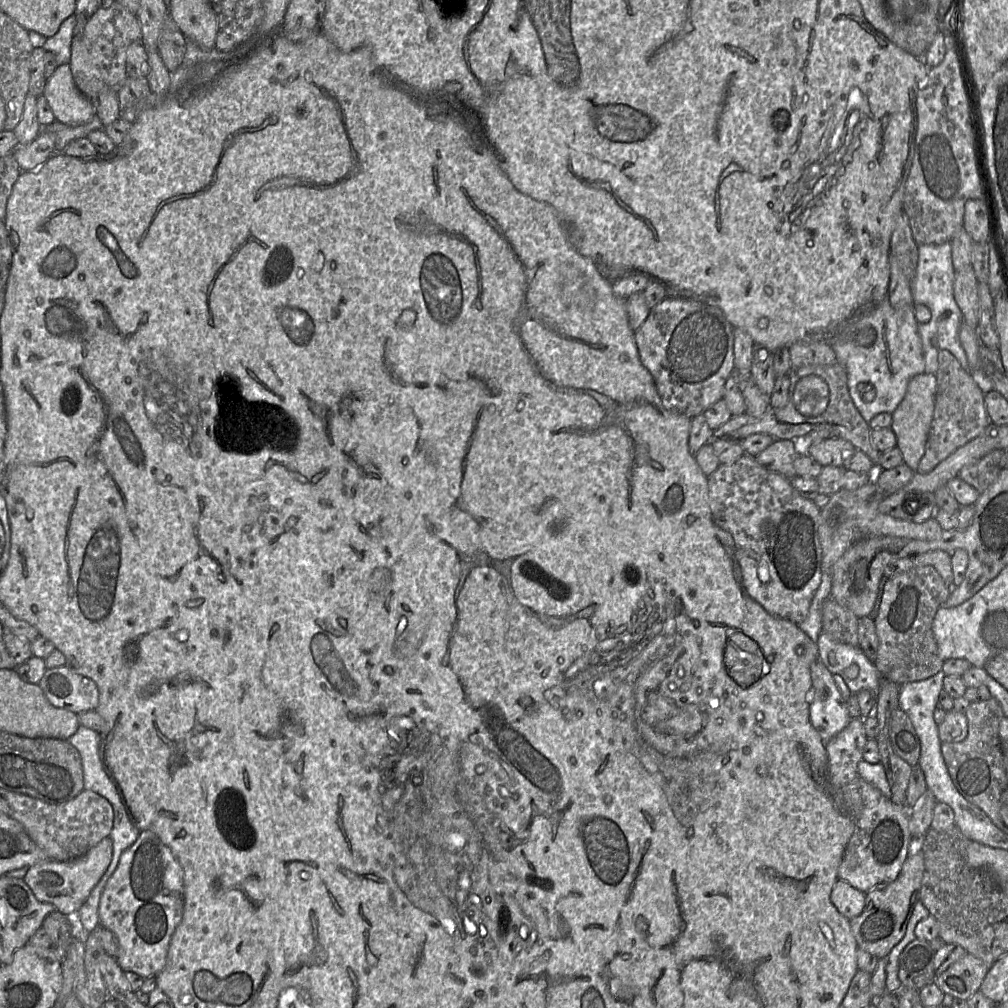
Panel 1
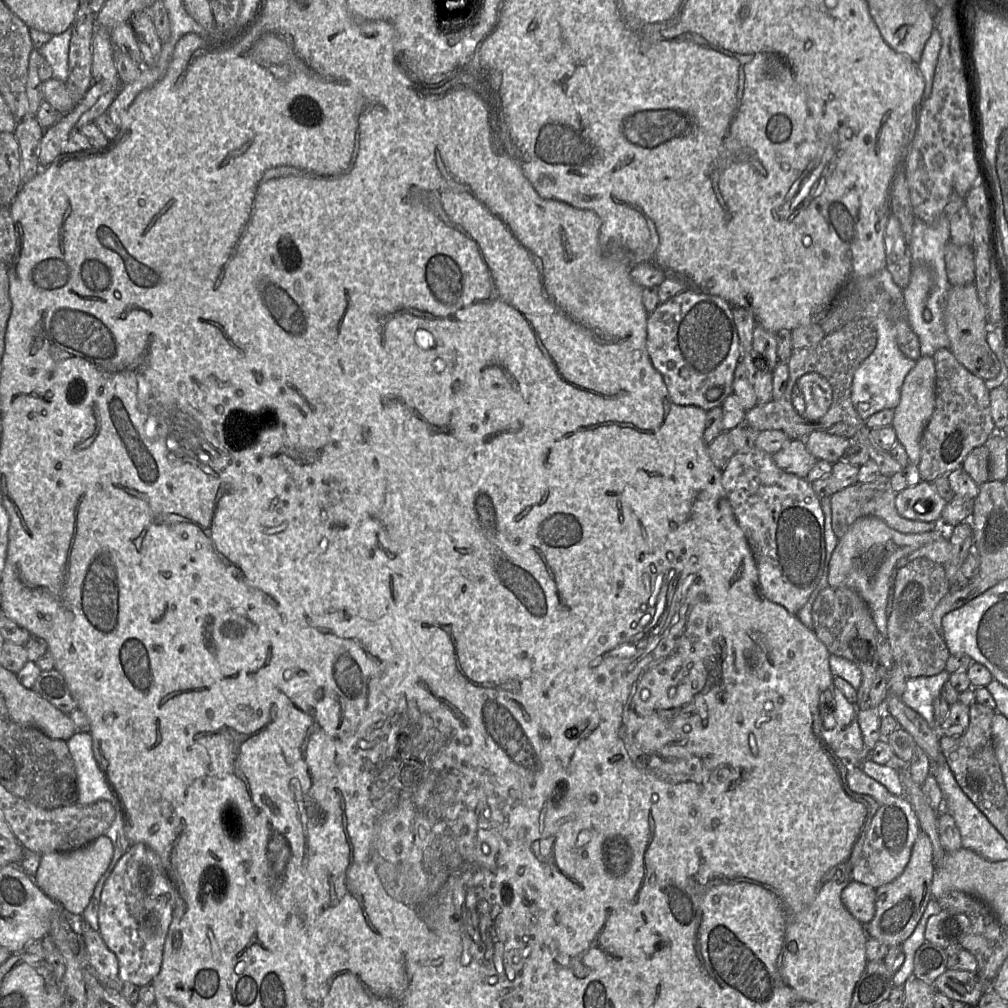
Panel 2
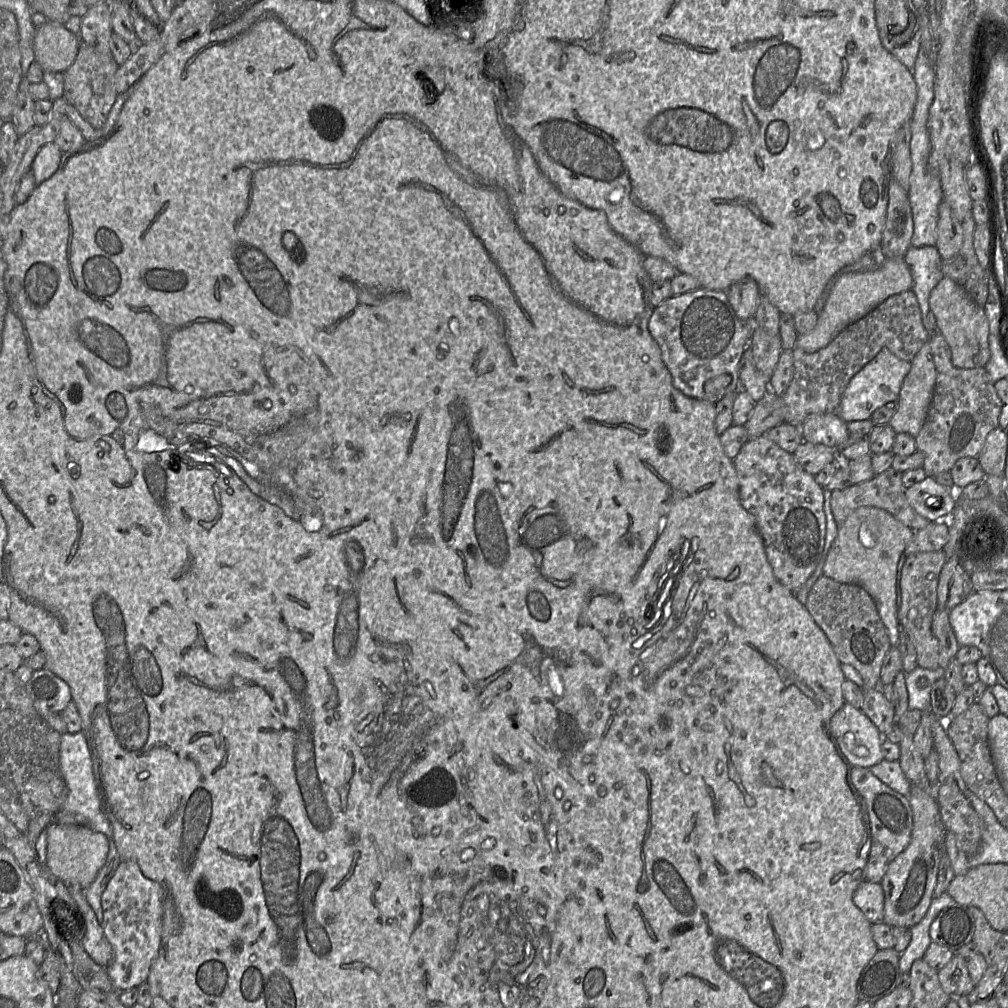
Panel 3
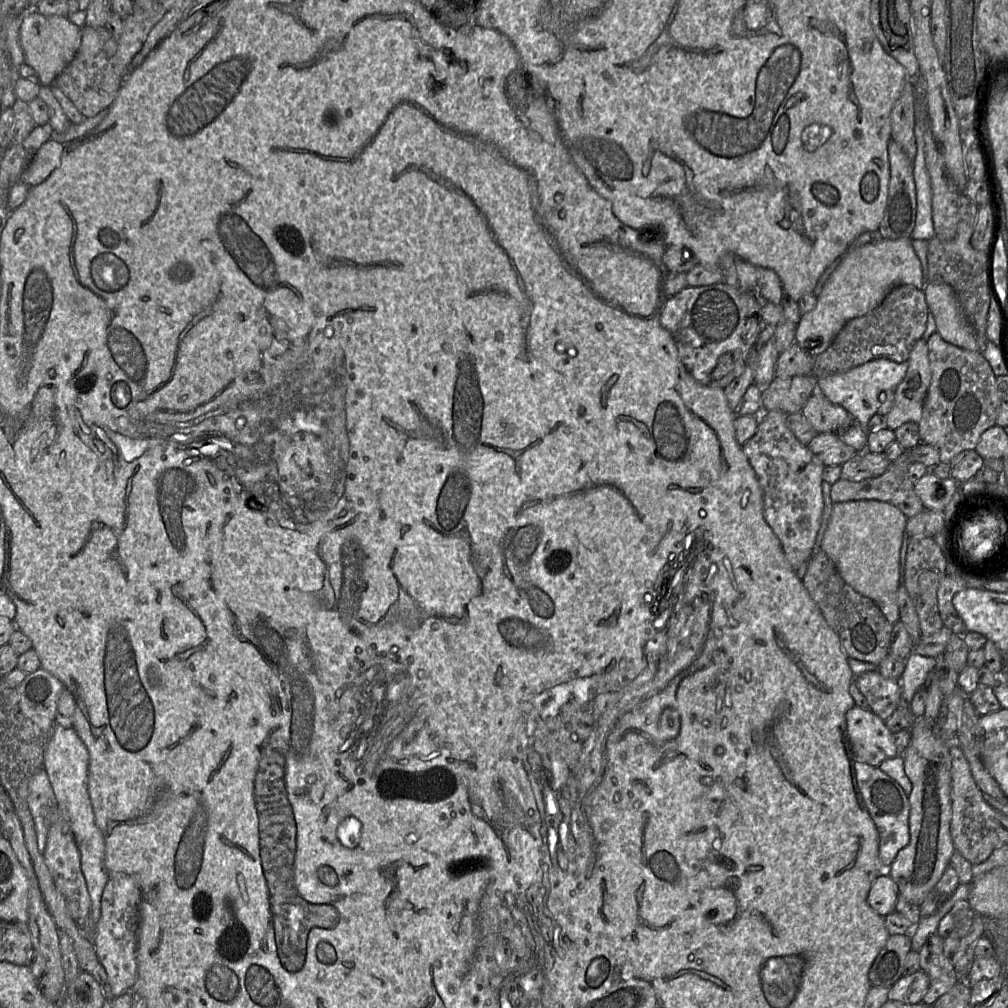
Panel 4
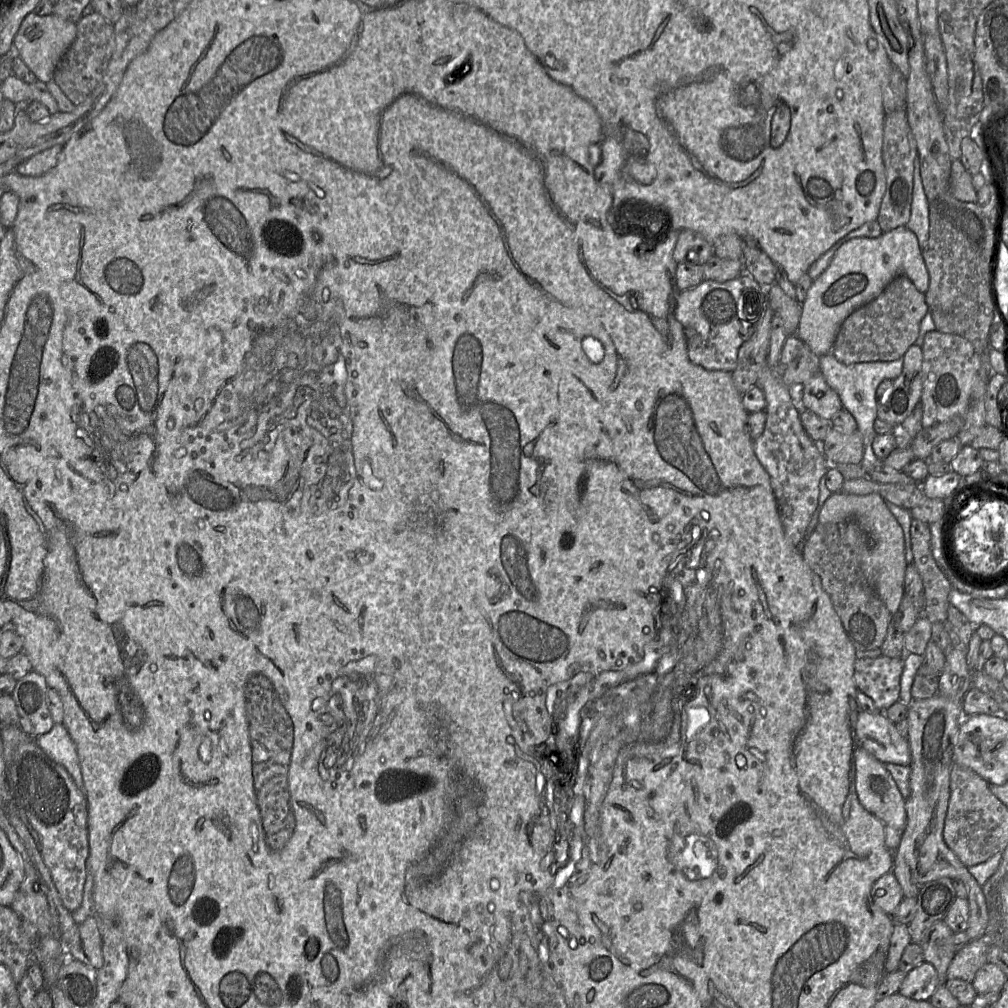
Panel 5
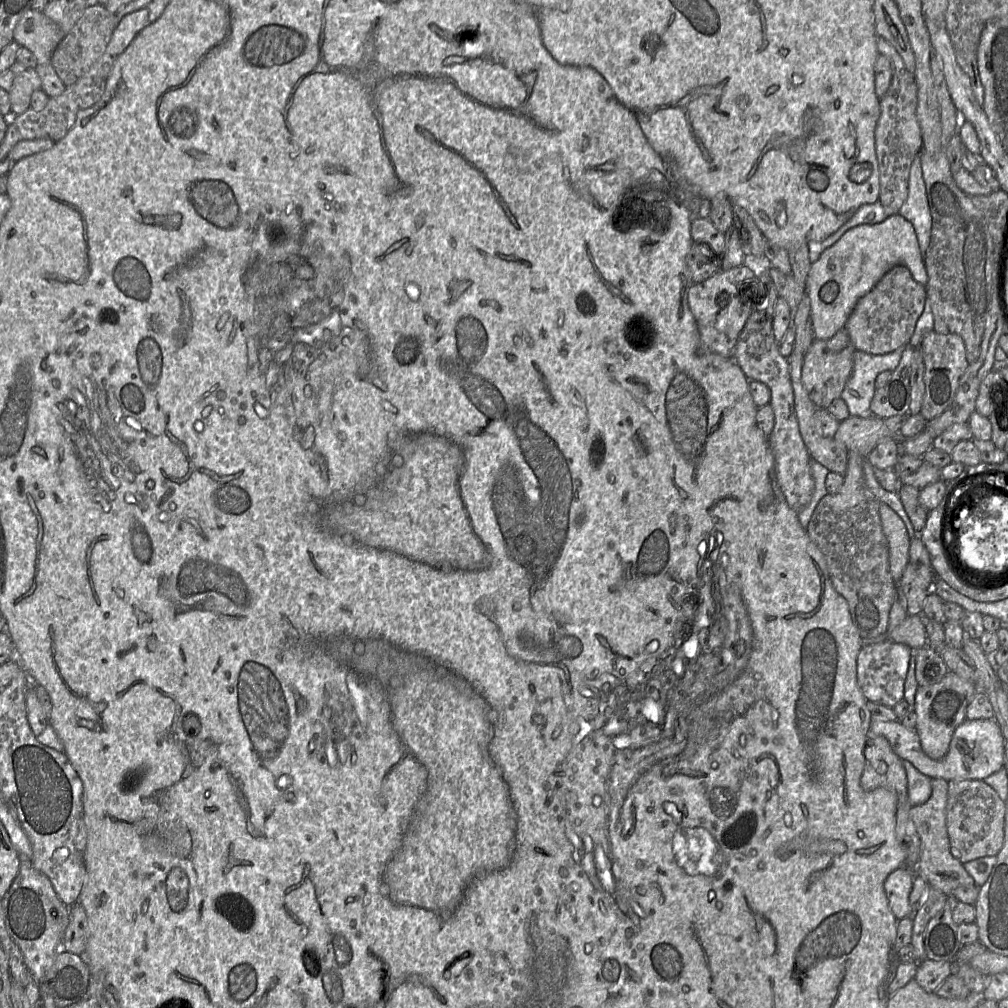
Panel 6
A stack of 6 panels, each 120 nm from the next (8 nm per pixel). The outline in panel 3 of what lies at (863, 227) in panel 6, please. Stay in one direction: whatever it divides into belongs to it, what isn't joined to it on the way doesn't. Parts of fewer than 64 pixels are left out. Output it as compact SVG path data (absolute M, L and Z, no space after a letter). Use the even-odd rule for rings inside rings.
M903 257L886 258L882 265L870 271L849 271L847 267L837 273L830 282L828 286L828 297L822 311L818 314L816 326L807 334L797 335L795 344L797 348L808 353L813 353L826 347L842 330L865 317L890 296L912 290L912 274Z

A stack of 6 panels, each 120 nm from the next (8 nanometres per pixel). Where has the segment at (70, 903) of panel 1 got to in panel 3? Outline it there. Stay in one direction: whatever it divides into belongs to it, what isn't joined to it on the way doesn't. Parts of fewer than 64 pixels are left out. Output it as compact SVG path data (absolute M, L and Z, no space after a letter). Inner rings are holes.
M52 821L46 828L47 854L45 865L66 886L87 888L104 865L109 851L107 837L83 825L64 825Z

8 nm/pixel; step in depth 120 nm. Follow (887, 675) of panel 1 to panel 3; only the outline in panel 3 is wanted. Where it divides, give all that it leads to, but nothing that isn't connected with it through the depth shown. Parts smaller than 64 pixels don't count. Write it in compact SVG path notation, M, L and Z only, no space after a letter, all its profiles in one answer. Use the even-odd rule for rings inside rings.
M944 550L914 553L906 558L901 572L902 599L897 611L898 622L915 646L917 666L925 669L939 667L939 641L932 632L932 620L938 606L938 580L946 560Z

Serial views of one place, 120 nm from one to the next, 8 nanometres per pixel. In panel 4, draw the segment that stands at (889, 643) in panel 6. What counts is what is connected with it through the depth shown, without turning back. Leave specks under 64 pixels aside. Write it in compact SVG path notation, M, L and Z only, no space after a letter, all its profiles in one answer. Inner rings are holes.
M878 670L863 673L854 678L860 693L866 698L869 709L884 721L897 708L899 699L902 695L900 680L884 678Z

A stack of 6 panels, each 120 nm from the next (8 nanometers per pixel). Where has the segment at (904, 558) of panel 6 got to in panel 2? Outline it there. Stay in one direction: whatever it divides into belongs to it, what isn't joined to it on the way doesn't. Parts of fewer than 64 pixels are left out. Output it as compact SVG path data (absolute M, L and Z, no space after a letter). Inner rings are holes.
M866 516L856 520L839 539L829 563L828 584L832 588L850 588L868 605L879 633L887 636L887 606L891 592L890 578L897 562L904 556L943 535L943 529L918 534L904 534L890 528L883 520Z

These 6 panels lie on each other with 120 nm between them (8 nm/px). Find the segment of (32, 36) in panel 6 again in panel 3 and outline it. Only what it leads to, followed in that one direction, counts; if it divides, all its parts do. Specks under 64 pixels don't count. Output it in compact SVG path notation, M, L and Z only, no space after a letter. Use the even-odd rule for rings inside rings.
M47 21L35 29L35 61L44 71L64 73L74 62L80 42L64 24Z

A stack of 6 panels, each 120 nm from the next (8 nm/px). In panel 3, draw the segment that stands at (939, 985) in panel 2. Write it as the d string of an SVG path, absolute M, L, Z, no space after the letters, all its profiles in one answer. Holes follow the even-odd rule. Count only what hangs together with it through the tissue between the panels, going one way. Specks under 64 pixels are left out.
M956 953L938 972L938 979L943 990L951 997L968 996L975 987L967 969L966 959Z

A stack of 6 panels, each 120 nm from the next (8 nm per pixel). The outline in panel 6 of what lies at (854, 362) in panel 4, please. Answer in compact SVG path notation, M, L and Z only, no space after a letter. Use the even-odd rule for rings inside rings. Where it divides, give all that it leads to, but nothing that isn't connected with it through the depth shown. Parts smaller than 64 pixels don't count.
M896 265L856 304L844 328L858 351L883 355L906 346L924 311L926 287L914 280L910 270Z

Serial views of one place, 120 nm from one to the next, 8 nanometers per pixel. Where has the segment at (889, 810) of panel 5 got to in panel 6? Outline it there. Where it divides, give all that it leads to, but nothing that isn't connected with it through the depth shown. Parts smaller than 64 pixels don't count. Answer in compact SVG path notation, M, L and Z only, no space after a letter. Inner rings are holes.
M882 736L869 738L865 747L866 764L861 776L865 791L887 788L900 798L908 798L907 776L903 760L893 751Z

